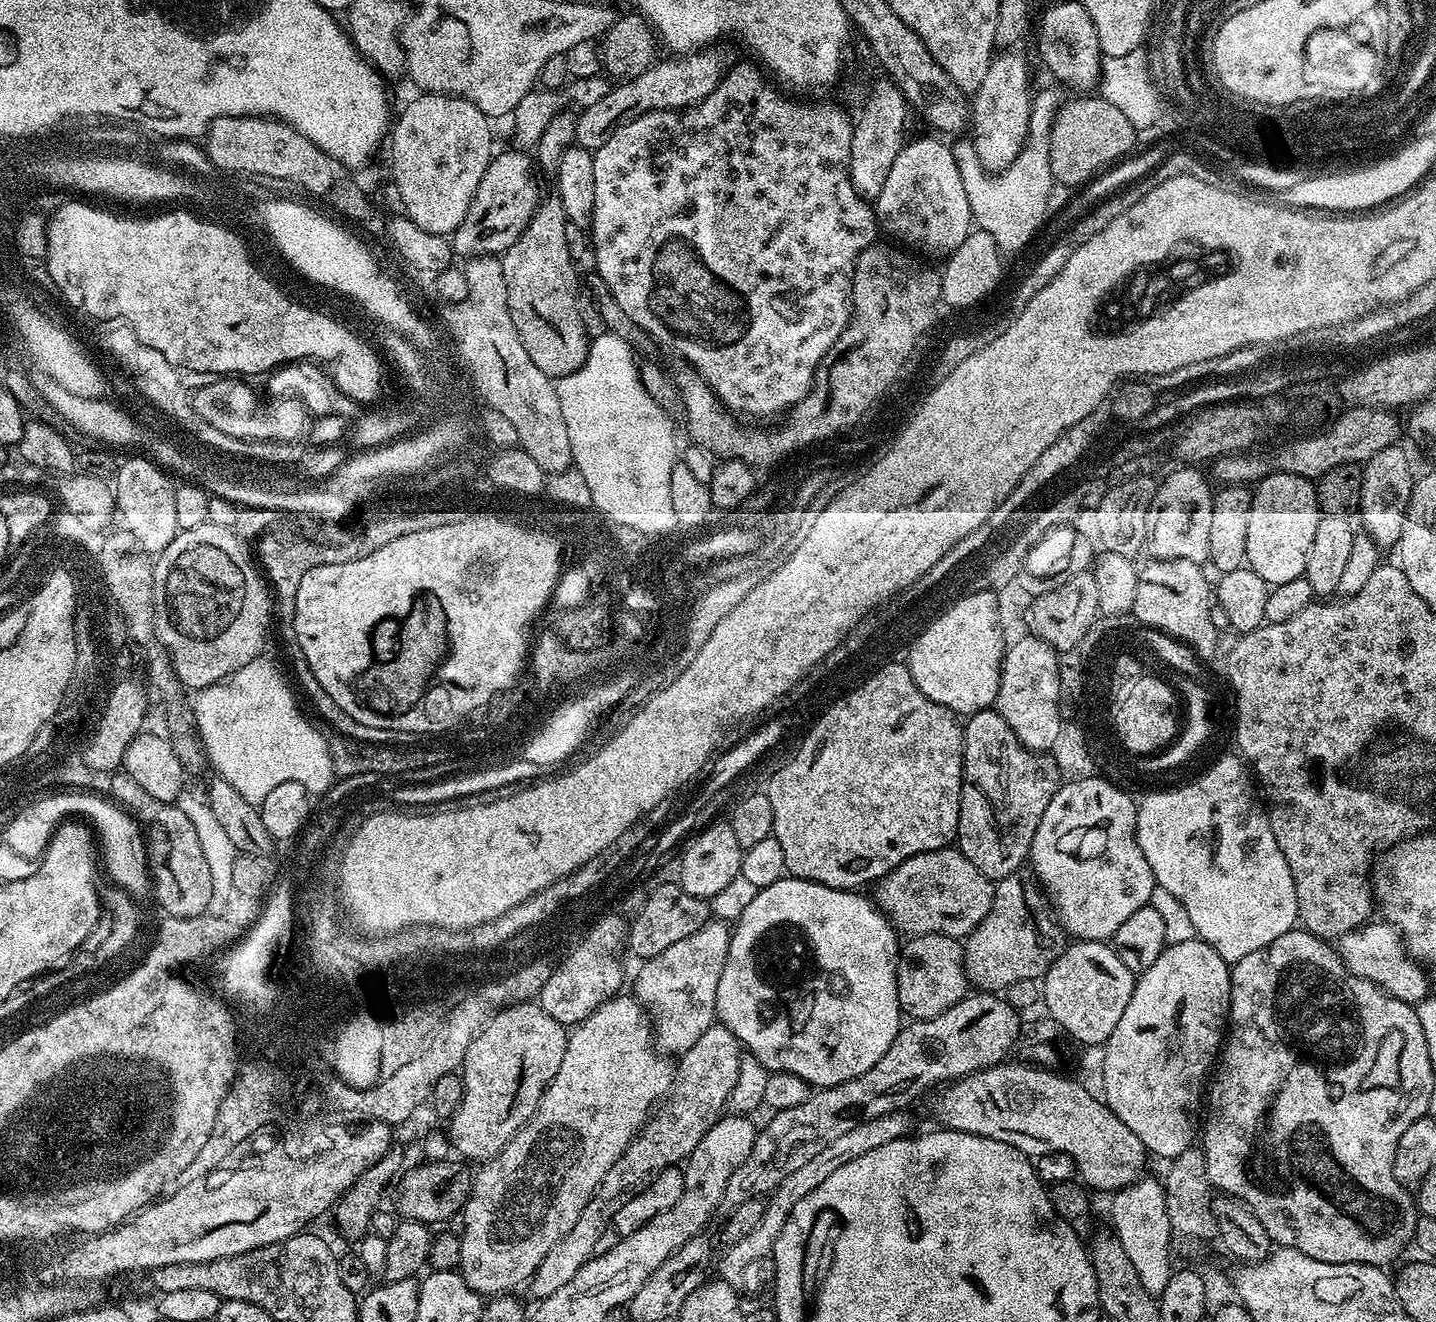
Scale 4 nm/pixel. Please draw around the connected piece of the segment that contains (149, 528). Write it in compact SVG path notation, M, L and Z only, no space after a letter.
M151 459L128 460L116 469L114 479L115 511L125 528L134 534L135 541L147 554L159 554L174 542L176 533L181 531L174 514L176 488L168 481L169 473Z

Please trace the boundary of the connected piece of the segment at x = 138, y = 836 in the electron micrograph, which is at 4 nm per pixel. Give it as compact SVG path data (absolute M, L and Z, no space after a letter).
M62 792L59 794L48 794L37 799L32 800L33 804L40 806L40 810L50 810L50 814L58 814L58 821L63 823L65 818L70 818L72 814L78 814L91 826L94 831L99 849L102 848L102 854L100 853L102 864L106 866L106 870L109 876L124 890L127 895L130 895L133 899L144 897L150 892L150 877L148 875L147 864L147 848L144 847L143 833L140 831L138 823L117 803L110 801L109 799L102 799L98 796L90 796L88 792Z

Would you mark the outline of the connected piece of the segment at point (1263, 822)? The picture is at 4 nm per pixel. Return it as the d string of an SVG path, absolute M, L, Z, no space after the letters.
M1236 754L1224 756L1213 768L1206 769L1193 784L1184 784L1181 788L1170 789L1169 792L1152 792L1144 801L1139 801L1136 809L1138 846L1142 846L1142 854L1146 854L1146 862L1150 862L1150 870L1154 874L1157 885L1170 890L1170 894L1174 894L1174 898L1178 898L1182 906L1186 906L1186 914L1190 914L1190 922L1194 922L1197 937L1206 941L1223 960L1229 962L1241 960L1246 958L1246 954L1254 954L1254 950L1262 950L1270 946L1274 938L1292 931L1298 924L1294 878L1290 874L1290 866L1286 866L1286 858L1282 858L1282 850L1278 850L1278 842L1274 842L1274 830L1270 830L1268 813L1263 807L1260 809L1260 804L1252 793L1251 783L1253 784L1253 781L1250 779L1245 761Z

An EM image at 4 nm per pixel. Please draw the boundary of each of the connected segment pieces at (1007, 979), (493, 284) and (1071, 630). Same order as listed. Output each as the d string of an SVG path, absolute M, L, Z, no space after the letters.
M1013 874L995 881L992 905L982 922L963 941L964 972L969 985L976 984L981 993L1000 994L1010 982L1039 981L1046 970L1040 958L1040 936L1036 933L1036 920L1028 909L1028 896L1019 875Z
M489 254L486 256L473 256L463 265L466 274L466 283L470 285L466 298L462 302L451 305L447 309L447 316L452 320L453 331L460 339L460 348L464 356L472 364L472 371L476 372L476 380L485 396L492 400L509 422L518 430L519 447L523 448L545 474L567 472L573 467L572 447L570 434L566 430L566 422L562 418L562 406L558 402L558 394L553 377L542 374L534 362L530 362L530 354L522 346L522 338L518 338L518 330L514 330L514 318L510 318L508 299L506 298L506 278L502 274L500 256Z
M1086 570L1069 580L1057 583L1046 594L1035 597L1028 608L1028 628L1031 635L1036 636L1042 642L1046 642L1057 653L1068 652L1077 646L1083 636L1096 623L1101 615L1098 602L1098 582L1093 573Z

